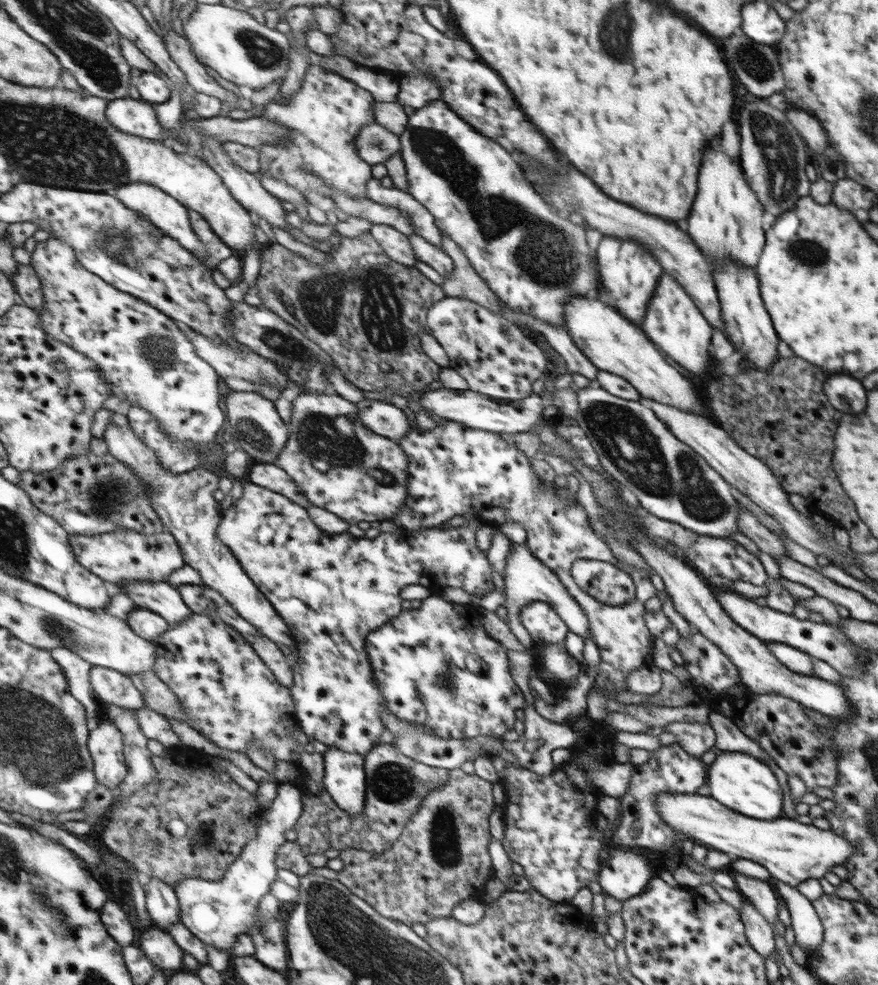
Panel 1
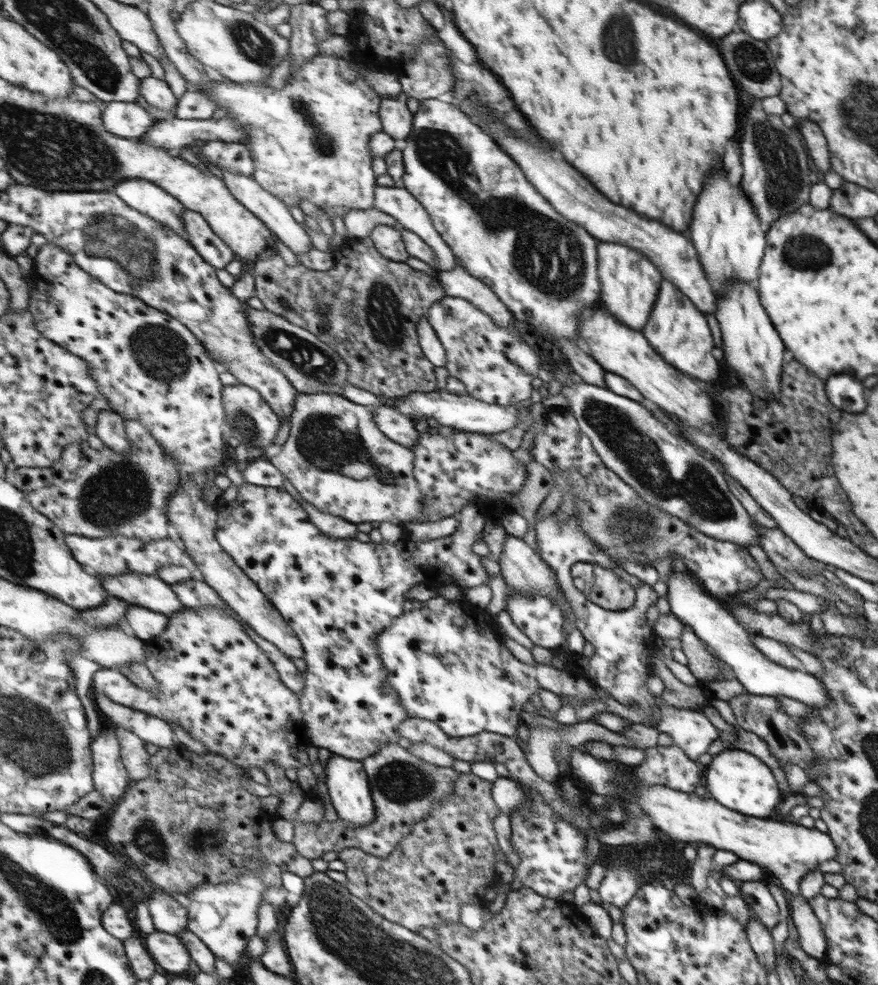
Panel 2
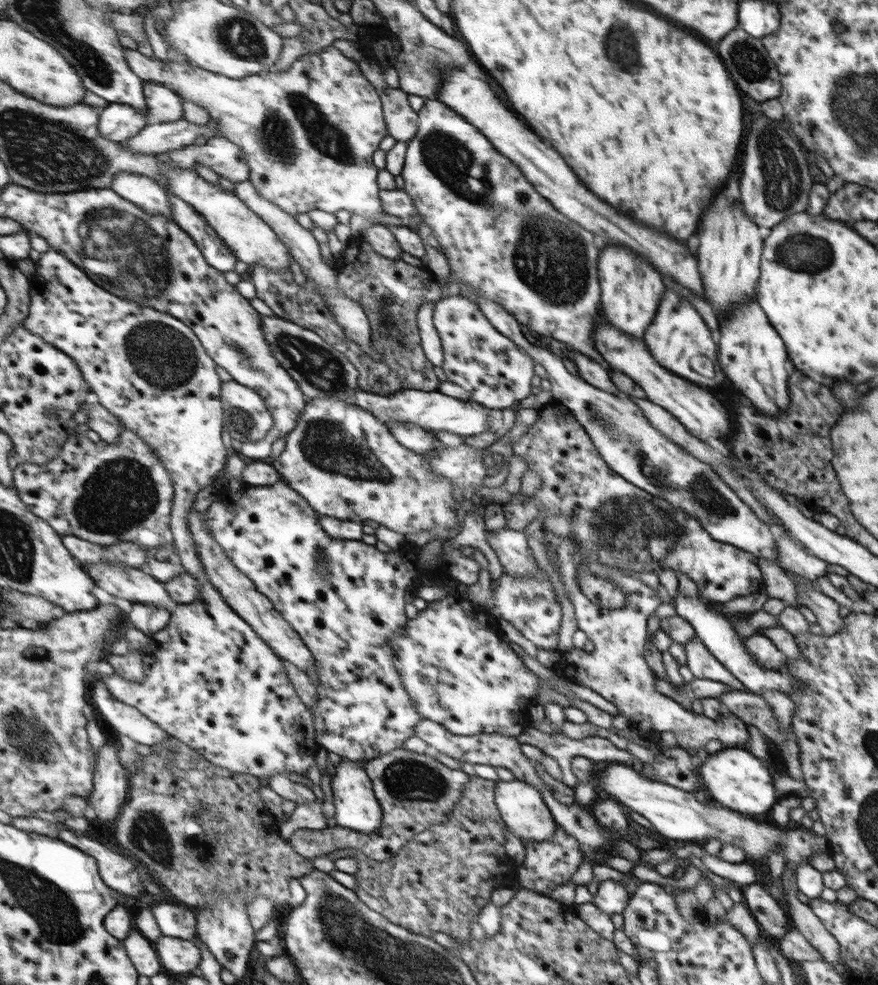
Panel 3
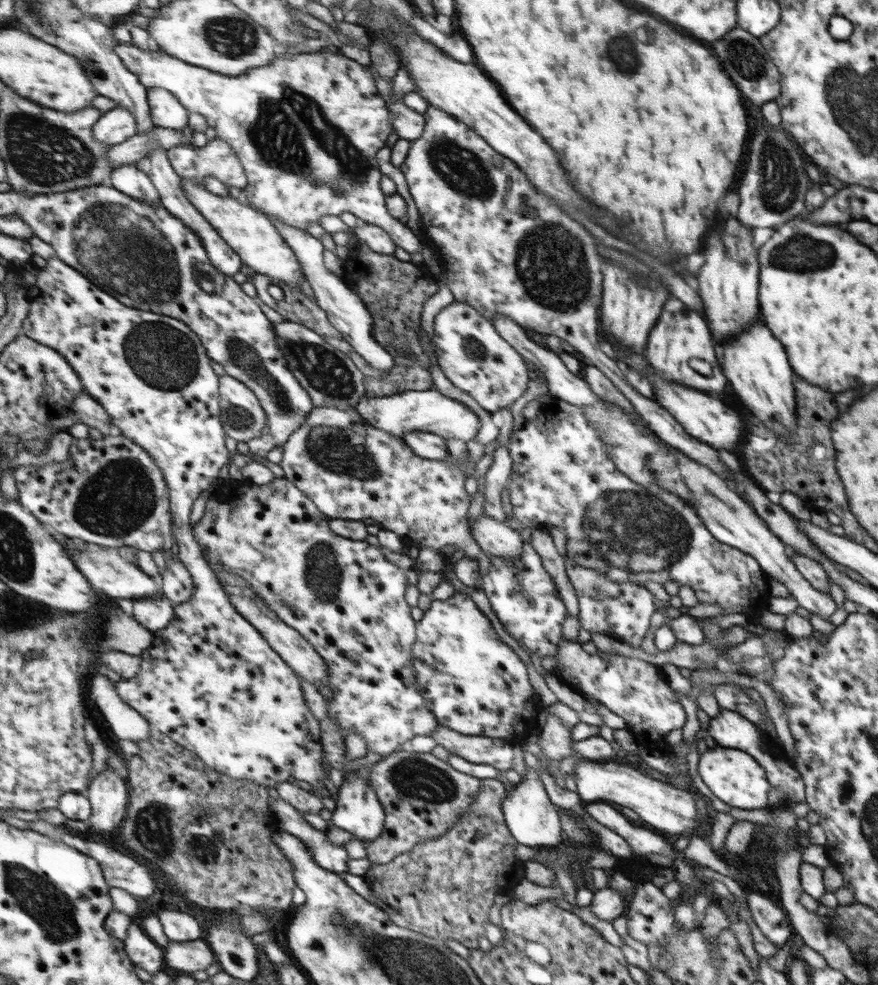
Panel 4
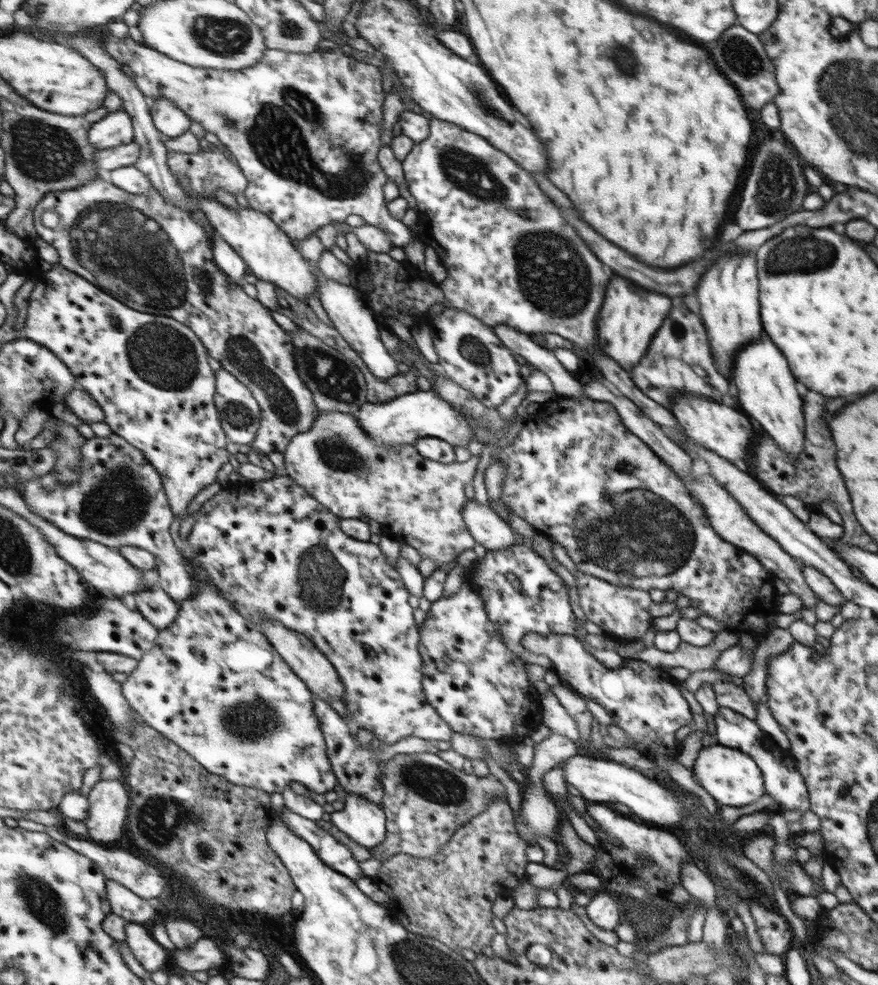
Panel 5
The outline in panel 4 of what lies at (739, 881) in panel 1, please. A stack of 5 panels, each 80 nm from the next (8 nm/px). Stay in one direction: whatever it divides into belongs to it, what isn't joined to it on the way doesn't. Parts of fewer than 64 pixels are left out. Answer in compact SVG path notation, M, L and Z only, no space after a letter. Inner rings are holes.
M752 891L746 892L746 903L753 922L759 927L761 934L773 944L781 948L793 933L784 910L775 905L767 897Z

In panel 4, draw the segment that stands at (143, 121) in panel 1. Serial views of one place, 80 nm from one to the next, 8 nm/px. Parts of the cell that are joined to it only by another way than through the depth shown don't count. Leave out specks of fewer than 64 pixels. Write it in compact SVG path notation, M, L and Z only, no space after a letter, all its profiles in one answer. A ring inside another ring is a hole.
M121 106L103 112L94 131L96 139L109 146L124 143L139 133L136 116Z

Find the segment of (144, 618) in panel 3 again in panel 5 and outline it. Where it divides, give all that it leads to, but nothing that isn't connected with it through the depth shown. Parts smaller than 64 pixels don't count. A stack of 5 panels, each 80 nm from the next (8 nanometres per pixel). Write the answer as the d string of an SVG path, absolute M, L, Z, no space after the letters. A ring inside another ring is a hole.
M154 588L134 595L135 608L139 609L156 627L165 630L180 615L181 602L173 600L165 589Z

